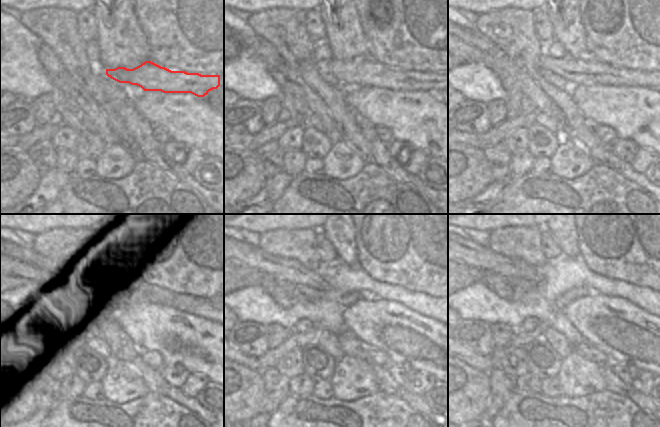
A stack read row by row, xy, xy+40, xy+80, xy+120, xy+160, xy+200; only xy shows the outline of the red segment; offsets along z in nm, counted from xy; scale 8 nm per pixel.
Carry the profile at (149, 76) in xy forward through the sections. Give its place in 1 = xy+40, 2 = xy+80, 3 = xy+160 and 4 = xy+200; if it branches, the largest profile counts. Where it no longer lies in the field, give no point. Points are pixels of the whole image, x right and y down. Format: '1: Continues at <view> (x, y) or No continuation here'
1: Continues at xy+40 (366, 72)
2: Continues at xy+80 (582, 70)
3: Continues at xy+160 (290, 270)
4: Continues at xy+200 (469, 253).

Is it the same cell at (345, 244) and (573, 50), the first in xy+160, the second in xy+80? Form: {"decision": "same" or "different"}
{"decision": "same"}

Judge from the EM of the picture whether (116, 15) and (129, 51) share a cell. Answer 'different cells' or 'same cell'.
same cell

